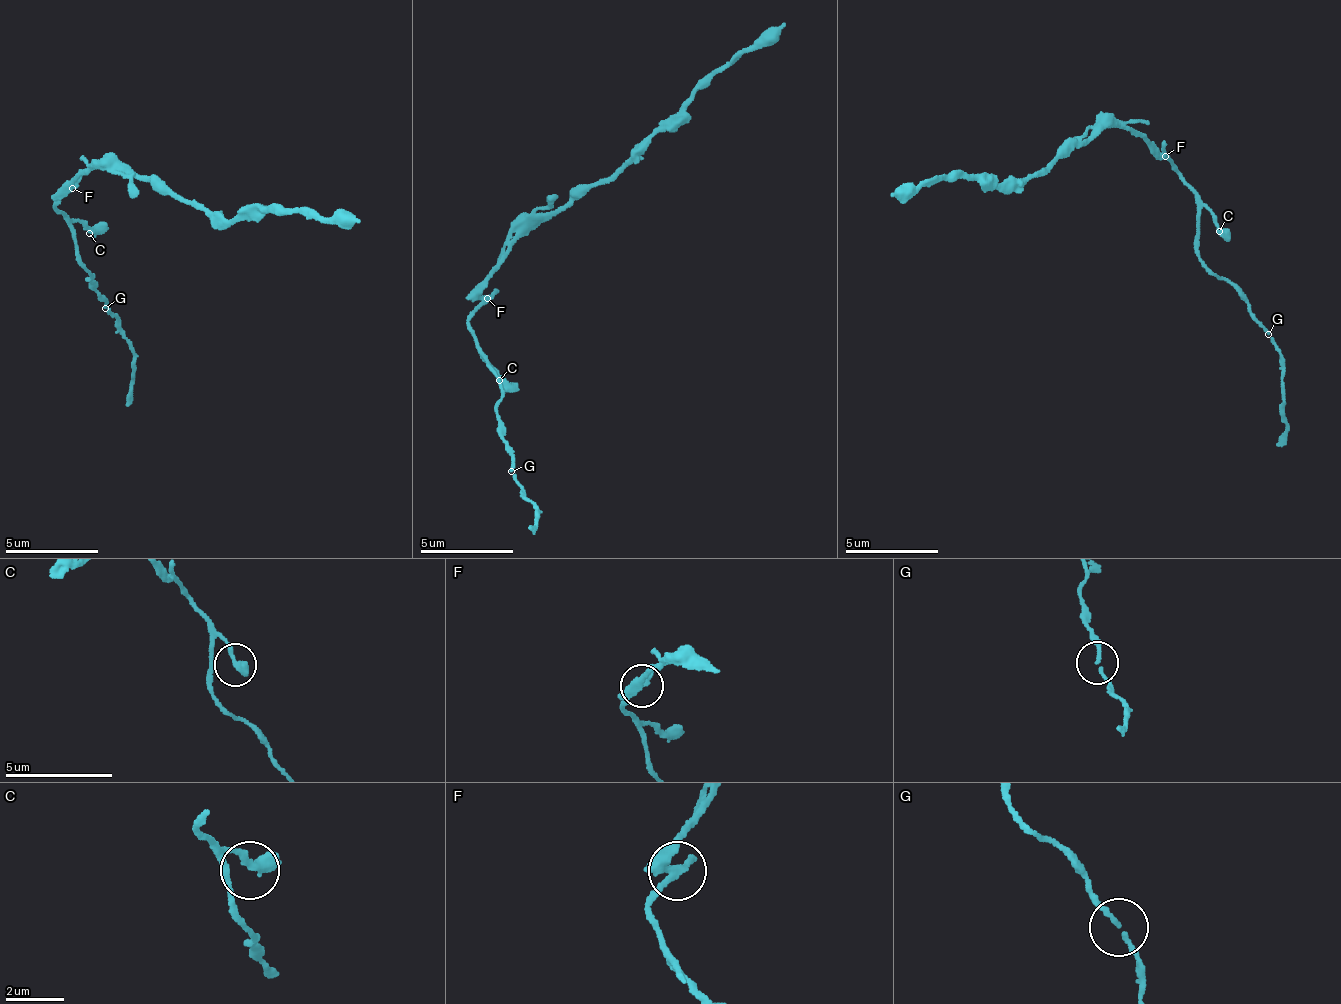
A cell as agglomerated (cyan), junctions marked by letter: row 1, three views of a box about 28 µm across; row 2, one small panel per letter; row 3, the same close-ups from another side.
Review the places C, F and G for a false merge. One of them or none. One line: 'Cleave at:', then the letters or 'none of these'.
Cleave at: F

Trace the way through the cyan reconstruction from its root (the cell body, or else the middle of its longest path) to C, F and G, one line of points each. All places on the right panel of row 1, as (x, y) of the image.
C: (1145, 138), (1154, 153), (1173, 164), (1173, 172), (1196, 196), (1219, 231)
F: (1145, 138), (1145, 142), (1163, 157)
G: (1145, 138), (1154, 153), (1173, 164), (1173, 172), (1196, 198), (1200, 258), (1237, 290), (1246, 311), (1269, 335)

